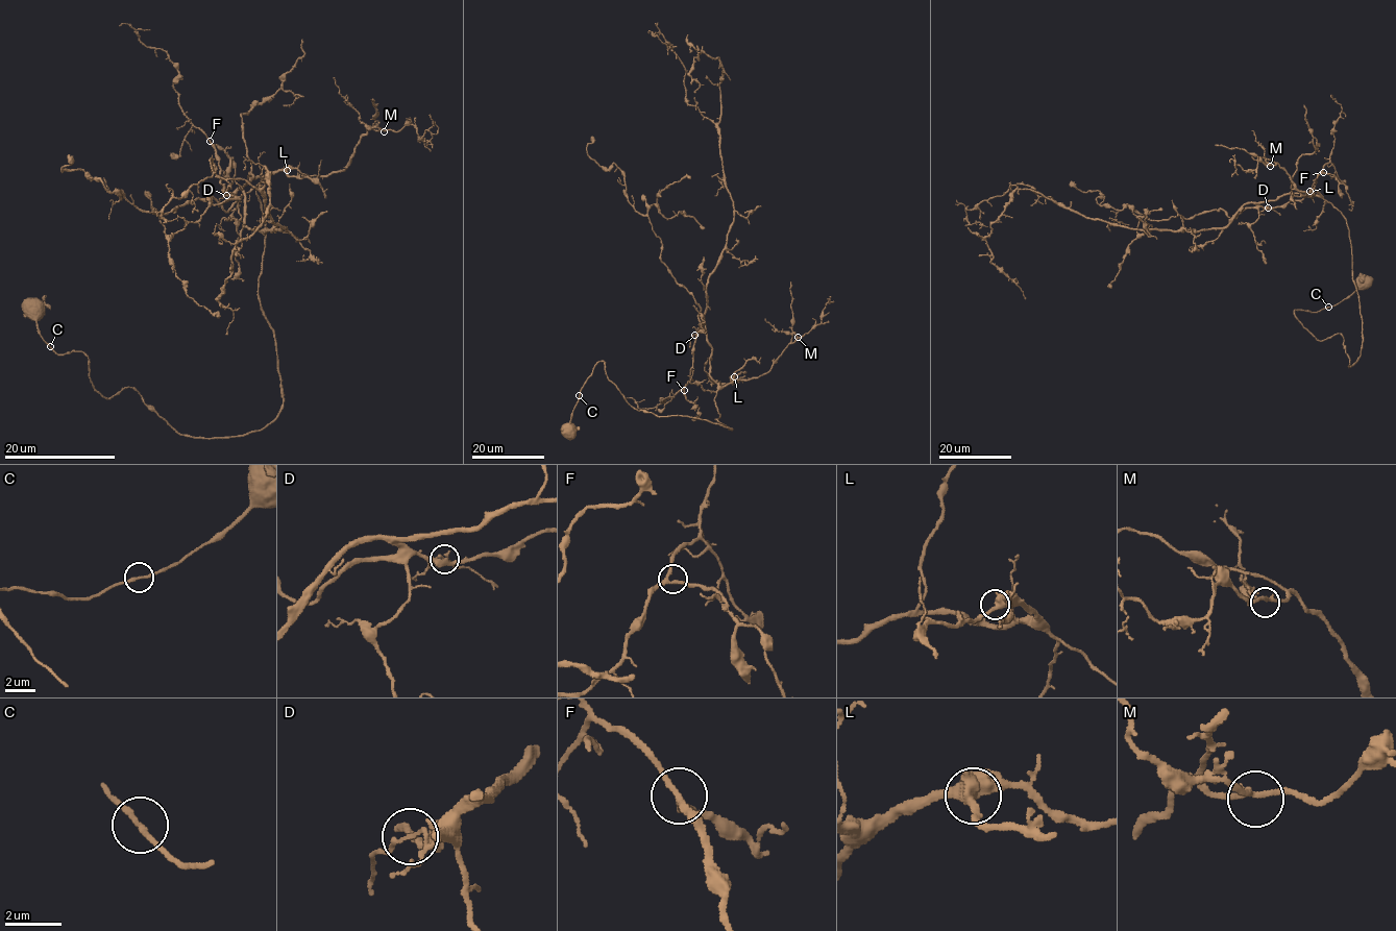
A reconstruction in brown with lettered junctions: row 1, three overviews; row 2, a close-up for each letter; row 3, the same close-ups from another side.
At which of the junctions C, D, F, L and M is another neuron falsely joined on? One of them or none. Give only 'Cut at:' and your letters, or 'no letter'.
Cut at: no letter

